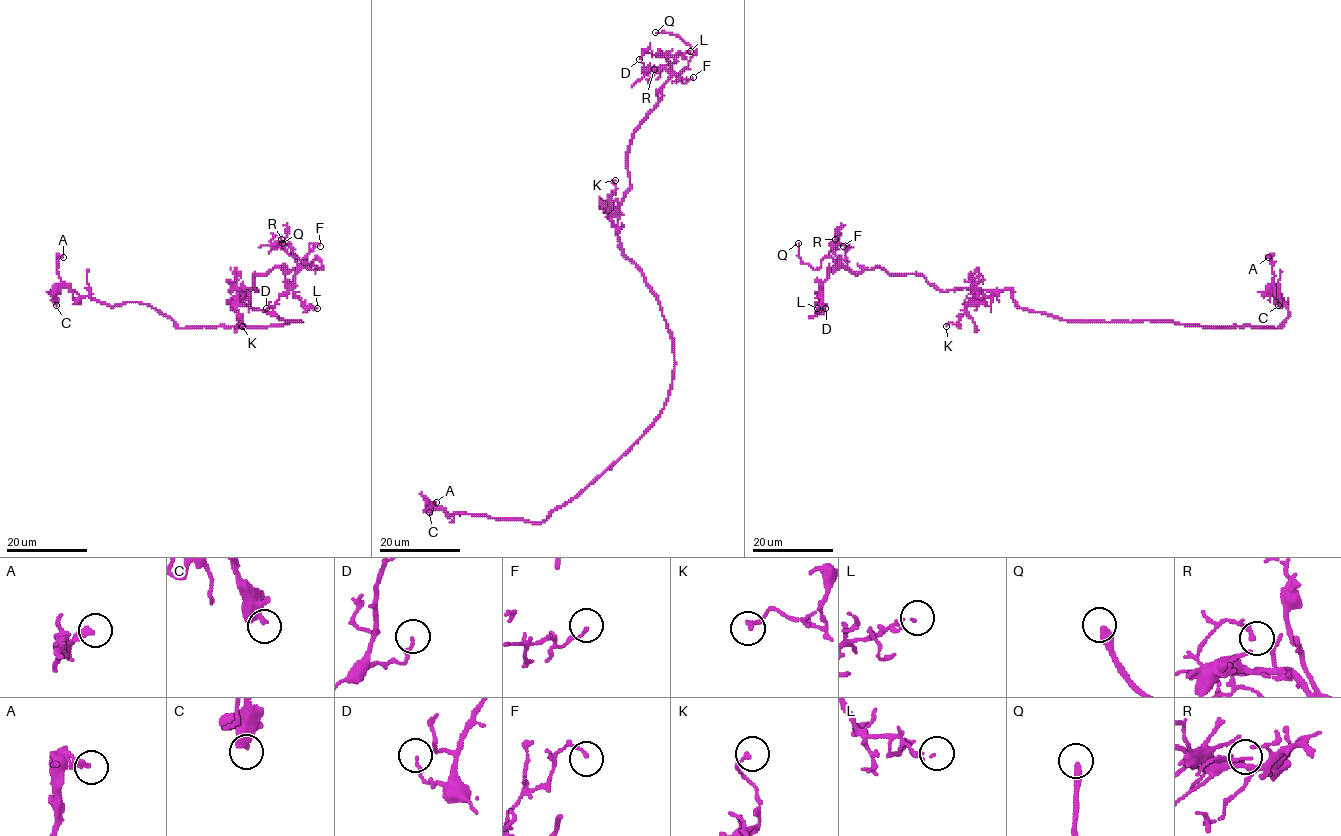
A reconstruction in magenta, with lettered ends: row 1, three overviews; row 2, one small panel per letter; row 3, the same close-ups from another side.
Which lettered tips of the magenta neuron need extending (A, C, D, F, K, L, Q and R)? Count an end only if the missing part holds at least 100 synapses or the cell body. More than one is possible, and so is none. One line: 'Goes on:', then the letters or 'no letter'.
Goes on: Q

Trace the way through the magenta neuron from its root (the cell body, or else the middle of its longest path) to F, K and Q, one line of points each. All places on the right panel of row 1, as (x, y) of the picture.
F: (1090, 320), (1025, 310), (1007, 289), (940, 291), (920, 275), (878, 267), (852, 272), (840, 263), (843, 246)
K: (1090, 320), (1062, 320), (1025, 310), (1012, 293), (1003, 289), (970, 303), (956, 324), (946, 326)
Q: (1090, 320), (1025, 310), (1007, 289), (940, 291), (920, 275), (852, 272), (828, 256), (814, 269), (798, 243)

